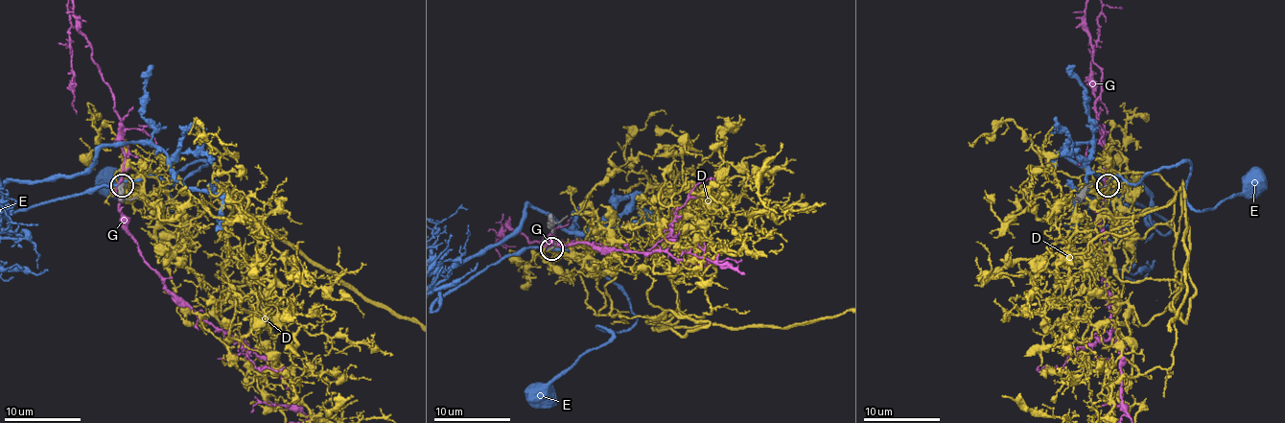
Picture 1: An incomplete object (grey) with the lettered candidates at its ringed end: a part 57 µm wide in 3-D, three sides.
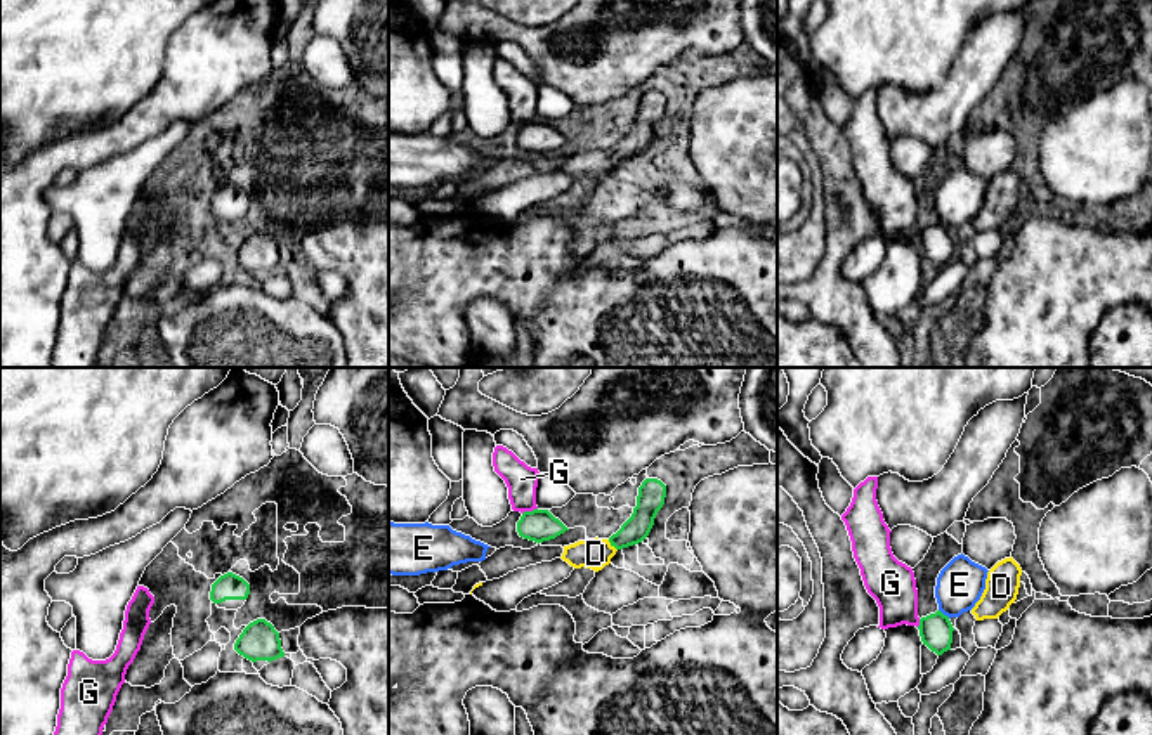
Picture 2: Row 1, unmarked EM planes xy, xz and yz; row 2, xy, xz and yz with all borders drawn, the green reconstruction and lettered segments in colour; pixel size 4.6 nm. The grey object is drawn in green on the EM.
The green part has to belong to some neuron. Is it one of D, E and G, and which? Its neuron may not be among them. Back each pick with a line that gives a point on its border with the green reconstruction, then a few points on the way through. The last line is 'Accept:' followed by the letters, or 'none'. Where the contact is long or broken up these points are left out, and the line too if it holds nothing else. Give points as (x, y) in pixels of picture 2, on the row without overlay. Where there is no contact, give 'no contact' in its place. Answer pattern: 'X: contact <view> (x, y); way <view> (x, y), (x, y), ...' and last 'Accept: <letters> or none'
D: contact xz (611, 156); way xz (635, 141), (611, 156), (595, 165)
Accept: D

